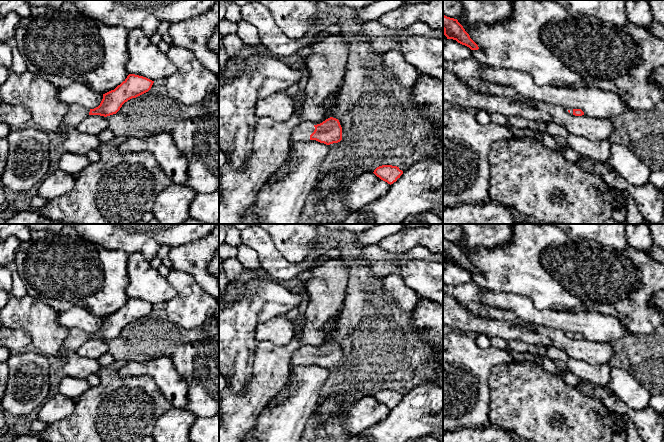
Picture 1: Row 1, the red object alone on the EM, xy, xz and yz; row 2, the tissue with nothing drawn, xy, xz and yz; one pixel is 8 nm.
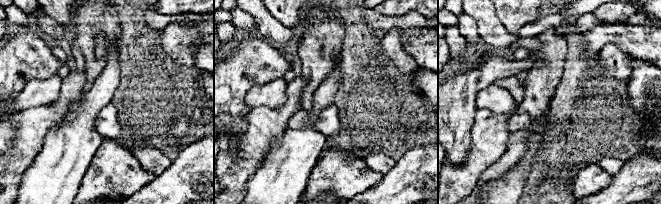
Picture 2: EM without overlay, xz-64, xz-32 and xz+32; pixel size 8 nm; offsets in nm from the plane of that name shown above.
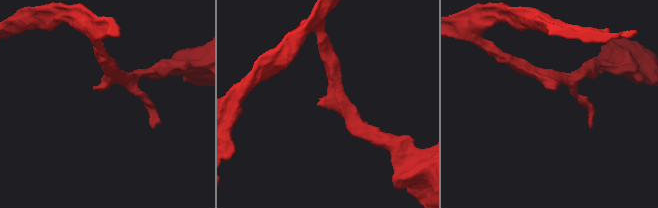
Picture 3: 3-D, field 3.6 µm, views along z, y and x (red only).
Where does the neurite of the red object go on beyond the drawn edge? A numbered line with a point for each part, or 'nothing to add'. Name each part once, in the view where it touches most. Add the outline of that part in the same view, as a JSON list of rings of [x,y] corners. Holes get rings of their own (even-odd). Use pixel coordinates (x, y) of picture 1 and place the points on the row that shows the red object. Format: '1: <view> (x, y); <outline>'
1: xz (302, 132); [[[305,121],[296,126],[291,133],[291,141],[308,141],[315,127],[312,123]]]

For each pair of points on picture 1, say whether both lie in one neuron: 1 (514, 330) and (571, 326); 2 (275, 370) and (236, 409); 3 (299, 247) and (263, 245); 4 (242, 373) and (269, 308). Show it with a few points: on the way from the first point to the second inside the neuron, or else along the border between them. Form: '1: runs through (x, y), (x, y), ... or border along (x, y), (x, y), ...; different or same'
1: border along (537, 324), (551, 329), (559, 329), (567, 334); different
2: runs through (267, 380), (246, 401); same
3: border along (269, 234), (279, 252), (292, 264); different
4: runs through (242, 356), (242, 333), (252, 323); same

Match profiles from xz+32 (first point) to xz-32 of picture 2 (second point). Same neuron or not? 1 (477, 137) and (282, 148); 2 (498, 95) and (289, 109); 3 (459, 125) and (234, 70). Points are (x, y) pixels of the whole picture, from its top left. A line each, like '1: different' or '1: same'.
1: different
2: different
3: same

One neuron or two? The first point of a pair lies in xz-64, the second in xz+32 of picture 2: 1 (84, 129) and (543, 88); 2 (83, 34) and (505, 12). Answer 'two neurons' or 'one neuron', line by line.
1: two neurons
2: two neurons

